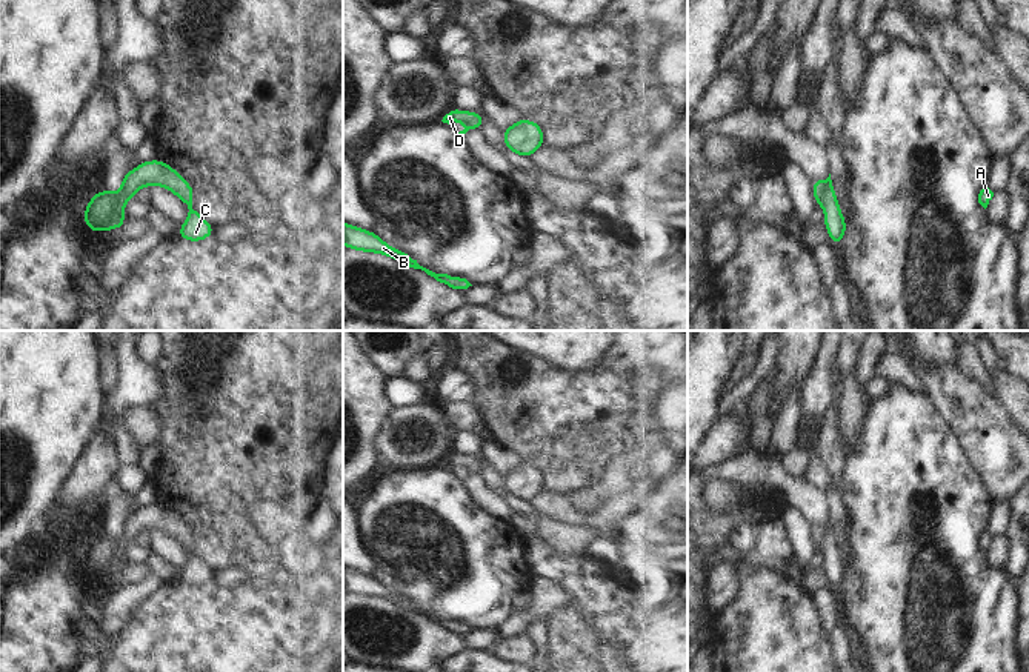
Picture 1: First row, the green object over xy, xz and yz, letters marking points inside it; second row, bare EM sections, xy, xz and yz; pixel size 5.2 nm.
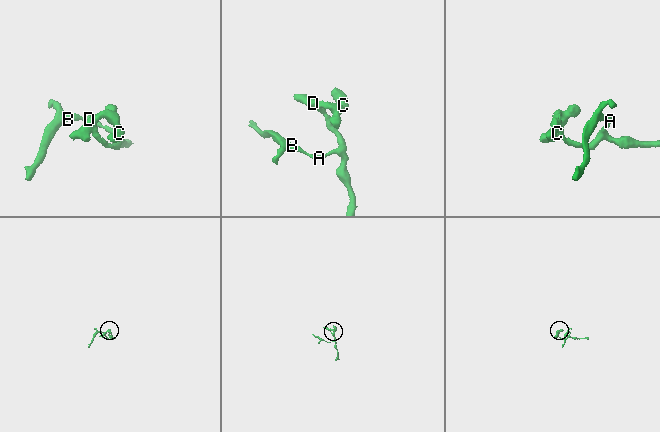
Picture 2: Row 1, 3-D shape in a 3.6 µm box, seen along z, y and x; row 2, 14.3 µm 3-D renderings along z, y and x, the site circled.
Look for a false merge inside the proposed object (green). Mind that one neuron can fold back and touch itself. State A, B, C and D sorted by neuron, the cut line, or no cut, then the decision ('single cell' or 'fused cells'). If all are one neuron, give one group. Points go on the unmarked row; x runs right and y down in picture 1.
A B / C D; cut in xy along (113, 538), (113, 557), (108, 572); fused cells

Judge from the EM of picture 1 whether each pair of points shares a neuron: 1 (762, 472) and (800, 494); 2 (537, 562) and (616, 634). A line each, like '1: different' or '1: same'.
1: same
2: same

